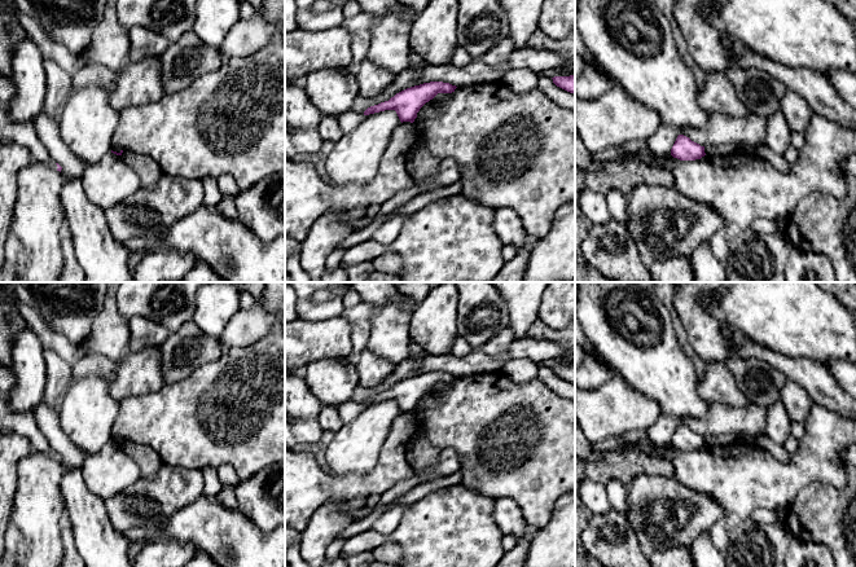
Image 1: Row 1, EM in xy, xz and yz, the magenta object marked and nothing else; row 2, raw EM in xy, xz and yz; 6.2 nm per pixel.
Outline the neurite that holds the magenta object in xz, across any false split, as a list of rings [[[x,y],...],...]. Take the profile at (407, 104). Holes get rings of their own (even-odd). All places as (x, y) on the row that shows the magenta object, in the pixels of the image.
[[[430,82],[407,88],[389,101],[370,106],[364,111],[364,115],[395,110],[400,122],[413,123],[420,109],[433,100],[438,93],[452,93],[457,87],[443,82]]]

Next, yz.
[[[679,135],[672,149],[671,155],[680,161],[695,161],[706,155],[704,146],[692,141],[684,135]]]

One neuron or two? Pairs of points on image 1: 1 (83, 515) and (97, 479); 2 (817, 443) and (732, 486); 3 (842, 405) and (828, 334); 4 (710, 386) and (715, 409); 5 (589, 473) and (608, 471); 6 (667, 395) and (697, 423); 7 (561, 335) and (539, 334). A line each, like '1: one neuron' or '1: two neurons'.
1: two neurons
2: one neuron
3: two neurons
4: two neurons
5: one neuron
6: two neurons
7: one neuron

